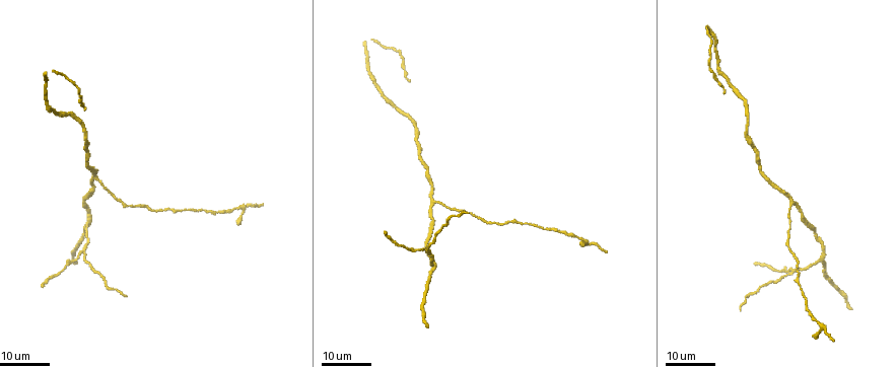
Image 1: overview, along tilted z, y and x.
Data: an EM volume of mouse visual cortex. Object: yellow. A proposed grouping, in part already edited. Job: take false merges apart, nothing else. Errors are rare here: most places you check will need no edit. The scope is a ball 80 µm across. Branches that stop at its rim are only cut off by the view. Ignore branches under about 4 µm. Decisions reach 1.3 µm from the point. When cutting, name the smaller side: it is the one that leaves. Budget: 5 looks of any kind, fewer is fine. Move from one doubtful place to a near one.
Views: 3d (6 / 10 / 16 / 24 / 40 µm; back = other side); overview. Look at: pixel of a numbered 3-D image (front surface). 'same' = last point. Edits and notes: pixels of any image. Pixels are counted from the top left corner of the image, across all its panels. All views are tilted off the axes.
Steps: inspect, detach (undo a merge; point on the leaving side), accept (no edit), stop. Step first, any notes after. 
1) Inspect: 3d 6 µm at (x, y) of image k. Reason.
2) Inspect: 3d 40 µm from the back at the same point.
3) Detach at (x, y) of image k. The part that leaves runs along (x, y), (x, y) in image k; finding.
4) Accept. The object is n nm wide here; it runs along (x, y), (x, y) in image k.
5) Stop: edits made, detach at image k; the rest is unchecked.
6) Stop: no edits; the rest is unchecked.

Inspect: 3d 16 µm at (96, 178) of image 1.

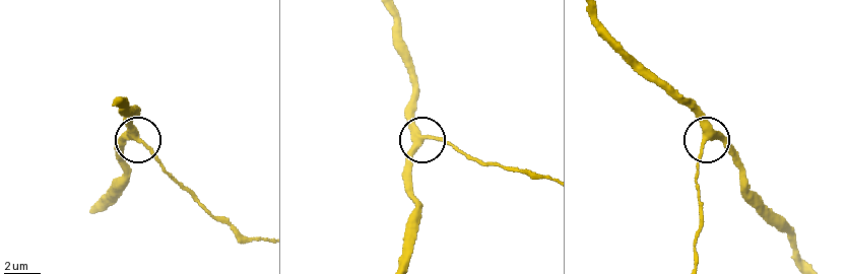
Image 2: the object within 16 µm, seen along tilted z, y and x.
Inspect: 3d 10 µm at (423, 139) of image 2. Zoom in.

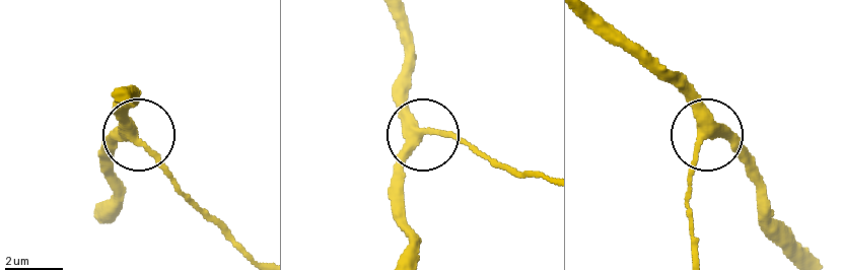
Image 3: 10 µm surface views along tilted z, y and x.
Accept. The side arm is 43 µm long; it runs along (592, 9), (681, 91), (703, 132), (743, 150) in image 3; one neuron here.

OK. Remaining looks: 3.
Inspect: 3d 24 µm at (83, 253) of image 1. Two arms in line, one across.

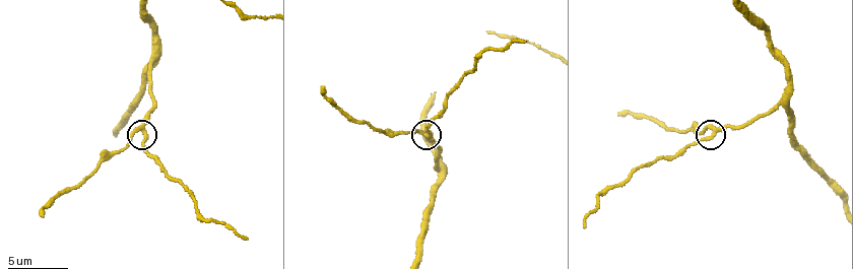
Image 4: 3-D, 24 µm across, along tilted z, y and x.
Inspect: 3d 10 µm at (713, 133) of image 4.

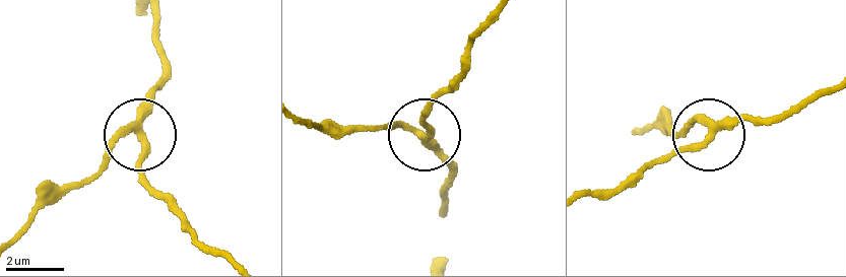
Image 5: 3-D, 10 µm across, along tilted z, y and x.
Inspect: 3d 10 µm from the back at (141, 139) of image 5.

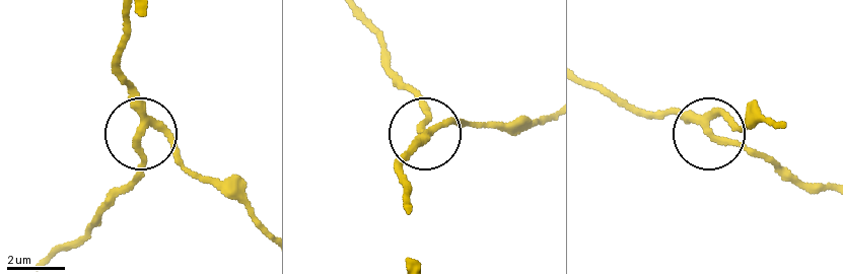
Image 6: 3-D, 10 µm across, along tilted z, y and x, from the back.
Accept. 3 arms meet here; continuous, no second neuron.

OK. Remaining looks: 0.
Stop: no edits; the rest is unchecked.

